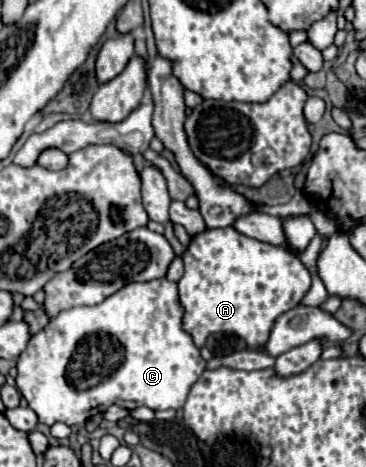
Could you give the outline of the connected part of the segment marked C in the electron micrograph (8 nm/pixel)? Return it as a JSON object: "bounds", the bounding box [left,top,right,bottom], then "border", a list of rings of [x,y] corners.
{"bounds":[16,277,206,425],"border":[[[166,277],[162,279],[154,279],[154,281],[142,281],[142,283],[130,283],[124,285],[122,289],[118,289],[114,295],[106,297],[102,303],[92,305],[92,307],[74,307],[74,309],[66,309],[62,313],[58,313],[58,317],[54,317],[40,333],[36,333],[28,347],[24,349],[24,353],[18,357],[18,377],[16,377],[16,387],[20,389],[22,397],[28,401],[28,407],[38,415],[40,423],[46,425],[54,425],[56,421],[62,421],[66,425],[84,425],[90,417],[94,417],[96,413],[104,413],[110,405],[120,405],[126,407],[128,411],[136,409],[136,407],[150,407],[152,411],[160,411],[160,409],[182,409],[186,403],[186,397],[194,385],[194,381],[198,381],[198,377],[204,373],[206,369],[206,361],[200,355],[200,349],[192,343],[192,337],[182,331],[182,307],[178,303],[178,289],[174,281],[168,281]]]}

